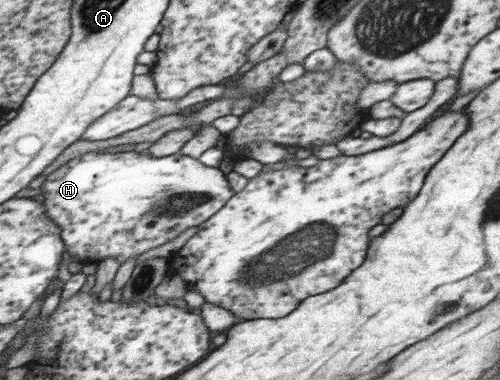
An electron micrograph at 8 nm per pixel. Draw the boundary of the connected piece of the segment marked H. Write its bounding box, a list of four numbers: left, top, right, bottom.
[40,151,234,264]

